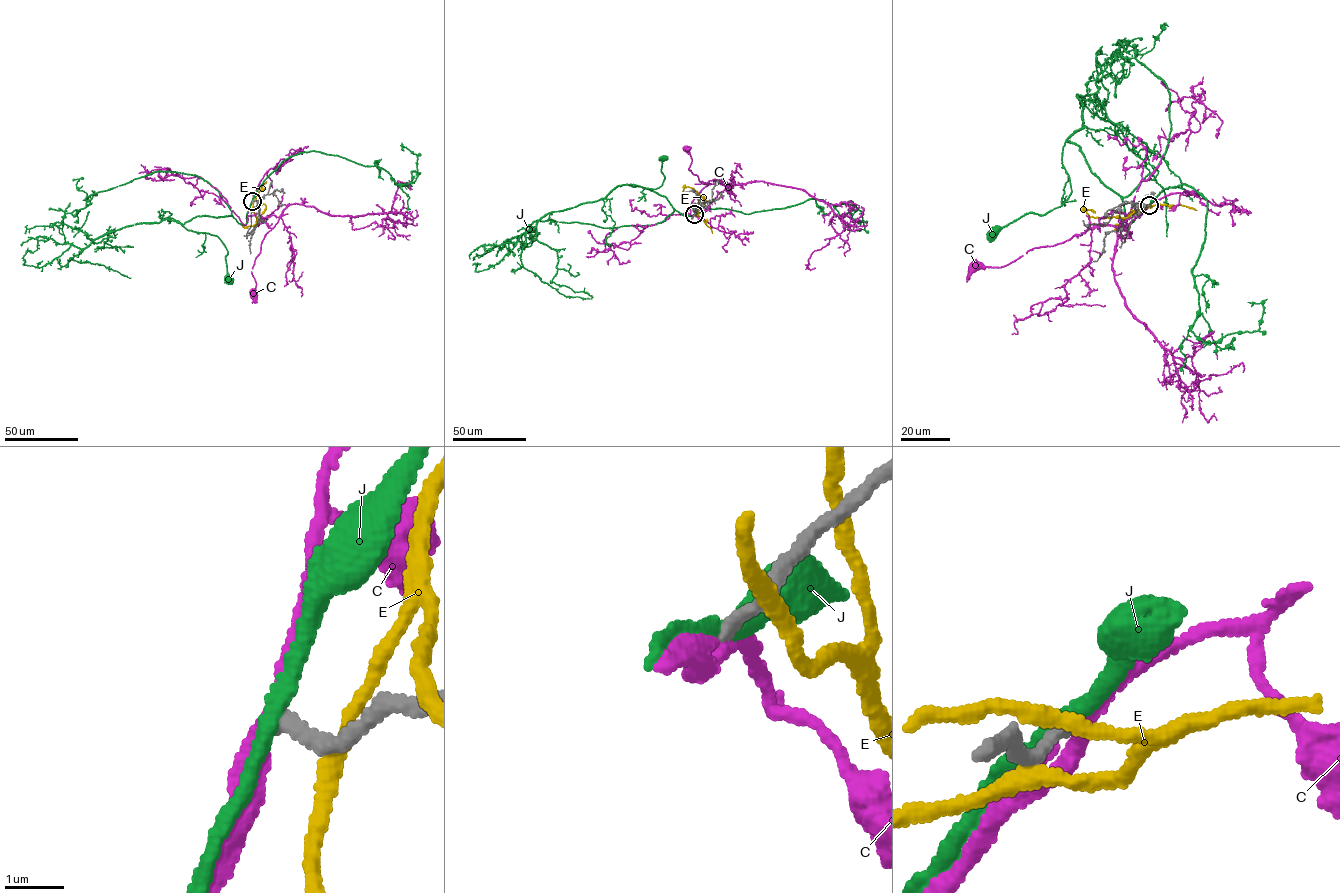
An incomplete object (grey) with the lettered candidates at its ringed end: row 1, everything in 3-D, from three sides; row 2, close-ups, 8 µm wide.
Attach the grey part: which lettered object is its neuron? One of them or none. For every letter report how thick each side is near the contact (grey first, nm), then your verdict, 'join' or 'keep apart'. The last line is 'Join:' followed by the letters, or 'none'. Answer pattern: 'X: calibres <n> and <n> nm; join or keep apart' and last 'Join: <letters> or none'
C: calibres 240 and 260 nm; join
E: calibres 360 and 280 nm; keep apart
J: calibres 240 and 280 nm; keep apart
Join: C

